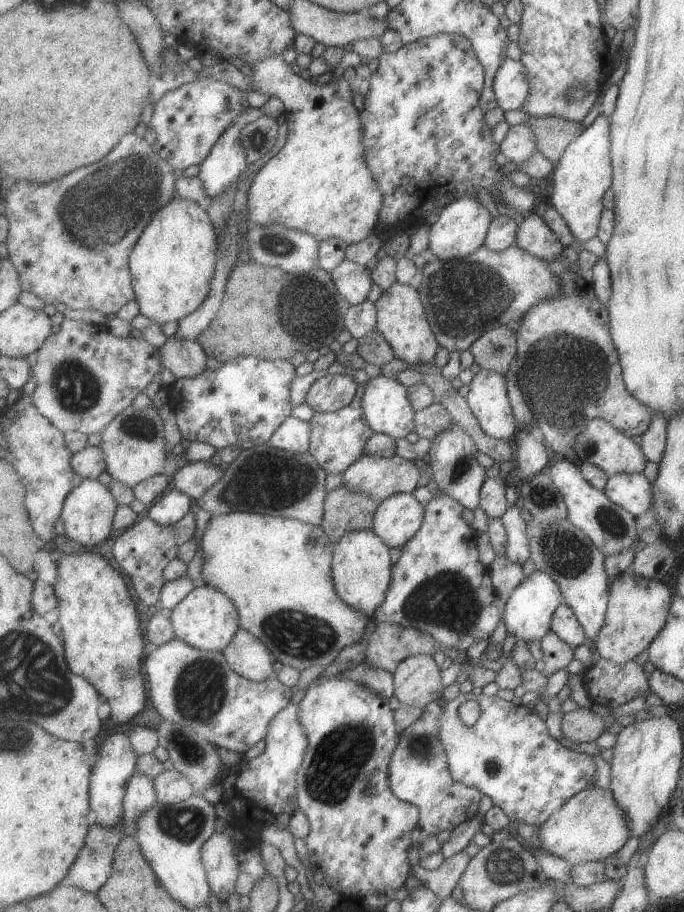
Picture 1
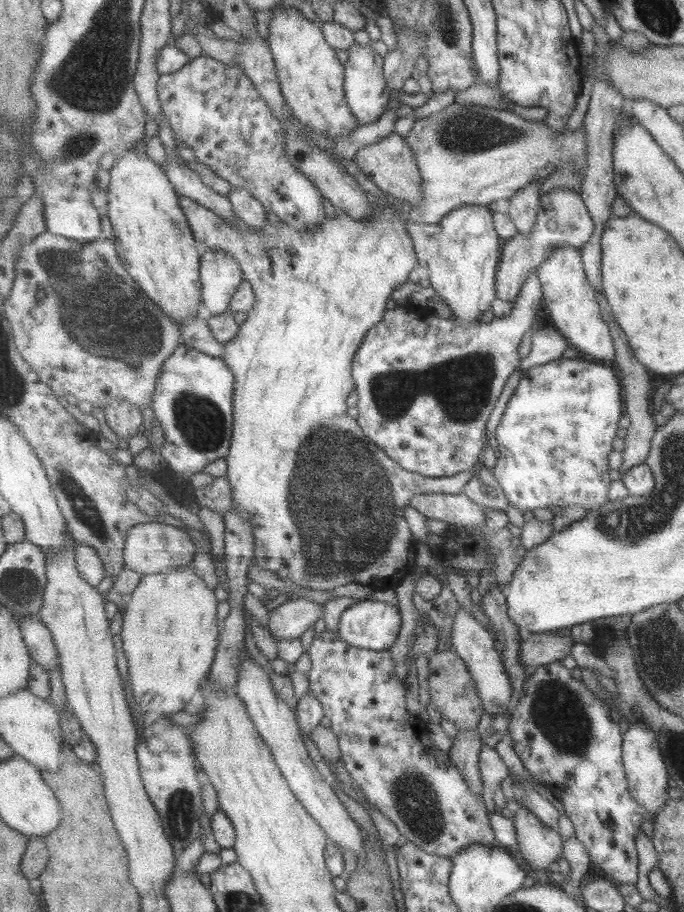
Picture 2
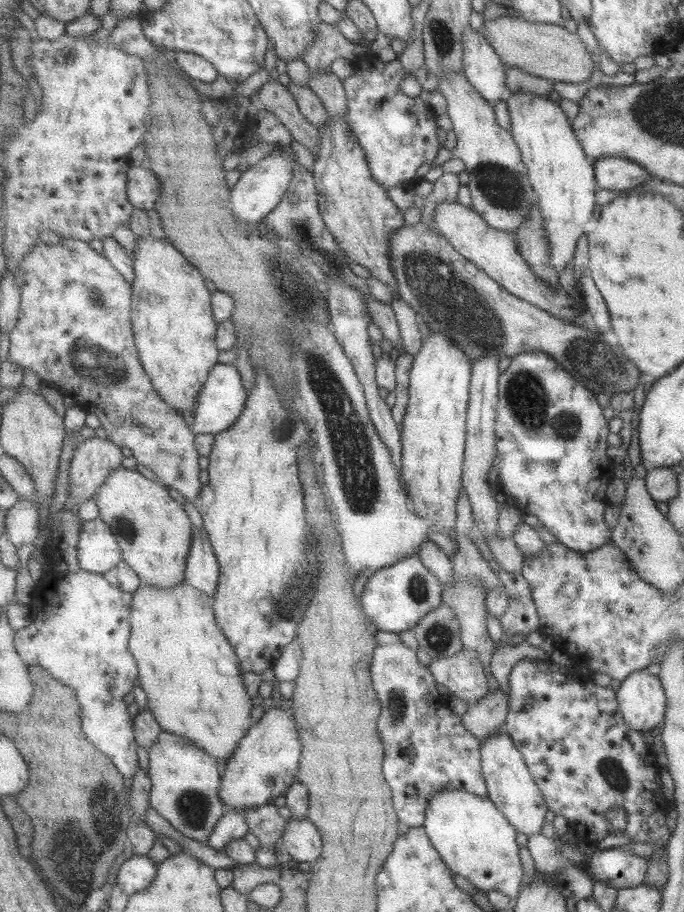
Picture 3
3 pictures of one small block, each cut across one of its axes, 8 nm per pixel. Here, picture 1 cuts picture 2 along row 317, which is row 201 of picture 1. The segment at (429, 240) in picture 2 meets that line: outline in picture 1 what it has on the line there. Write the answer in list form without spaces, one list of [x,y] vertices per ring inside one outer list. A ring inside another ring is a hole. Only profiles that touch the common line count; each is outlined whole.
[[[476,196],[456,200],[442,210],[438,221],[433,224],[430,255],[448,262],[474,255],[474,252],[487,244],[494,220],[492,212]]]

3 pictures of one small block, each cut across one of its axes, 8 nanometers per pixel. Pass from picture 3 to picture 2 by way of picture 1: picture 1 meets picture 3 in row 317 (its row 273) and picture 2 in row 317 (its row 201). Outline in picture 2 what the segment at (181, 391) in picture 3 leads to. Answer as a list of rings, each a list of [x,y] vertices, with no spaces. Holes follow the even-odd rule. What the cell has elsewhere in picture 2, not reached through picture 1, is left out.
[[[134,148],[120,152],[112,168],[110,219],[114,226],[120,256],[142,288],[178,323],[205,312],[204,283],[201,276],[203,256],[192,231],[191,221],[183,207],[182,195],[167,170],[149,153]]]

